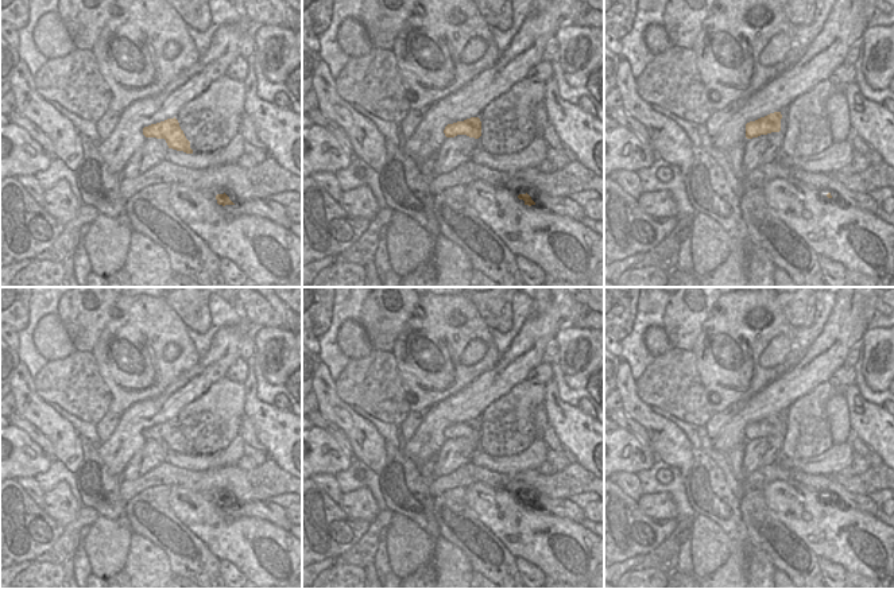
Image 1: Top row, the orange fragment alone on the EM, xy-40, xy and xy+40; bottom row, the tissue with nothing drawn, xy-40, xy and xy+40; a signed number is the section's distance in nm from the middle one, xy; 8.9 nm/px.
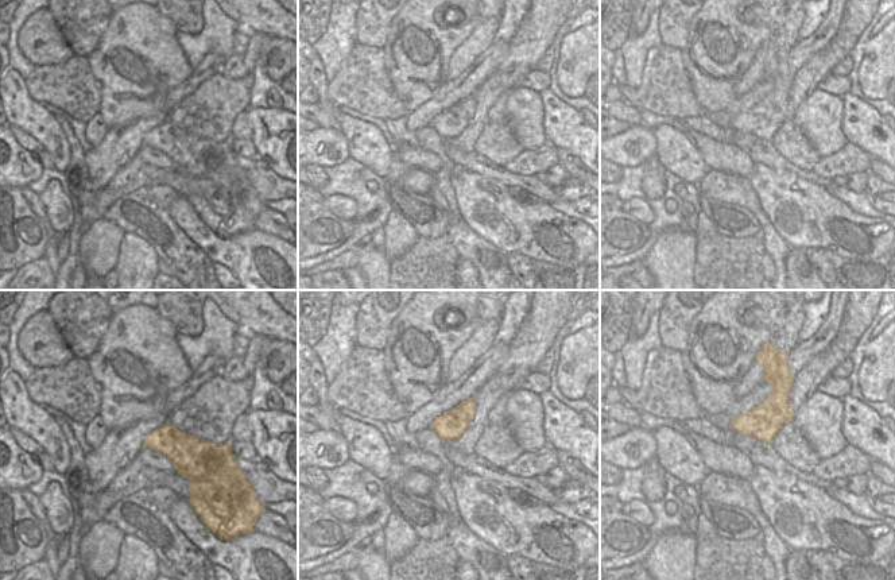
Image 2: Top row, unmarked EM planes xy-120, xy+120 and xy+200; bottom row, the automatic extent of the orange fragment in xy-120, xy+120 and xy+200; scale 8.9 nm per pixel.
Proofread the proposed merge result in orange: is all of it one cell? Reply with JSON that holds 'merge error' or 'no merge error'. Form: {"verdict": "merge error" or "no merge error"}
{"verdict": "no merge error"}

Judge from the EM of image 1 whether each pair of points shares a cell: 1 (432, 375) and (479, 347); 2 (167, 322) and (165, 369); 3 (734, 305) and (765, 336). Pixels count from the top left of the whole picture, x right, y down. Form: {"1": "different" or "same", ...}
{"1": "different", "2": "same", "3": "same"}

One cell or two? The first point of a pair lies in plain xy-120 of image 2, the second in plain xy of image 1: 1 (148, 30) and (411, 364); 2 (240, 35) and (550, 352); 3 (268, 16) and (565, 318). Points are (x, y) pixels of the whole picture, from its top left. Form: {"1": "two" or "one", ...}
{"1": "one", "2": "one", "3": "one"}

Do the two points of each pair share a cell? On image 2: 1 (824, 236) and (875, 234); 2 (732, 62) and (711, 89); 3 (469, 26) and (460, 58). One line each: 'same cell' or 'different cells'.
1: same cell
2: same cell
3: different cells

